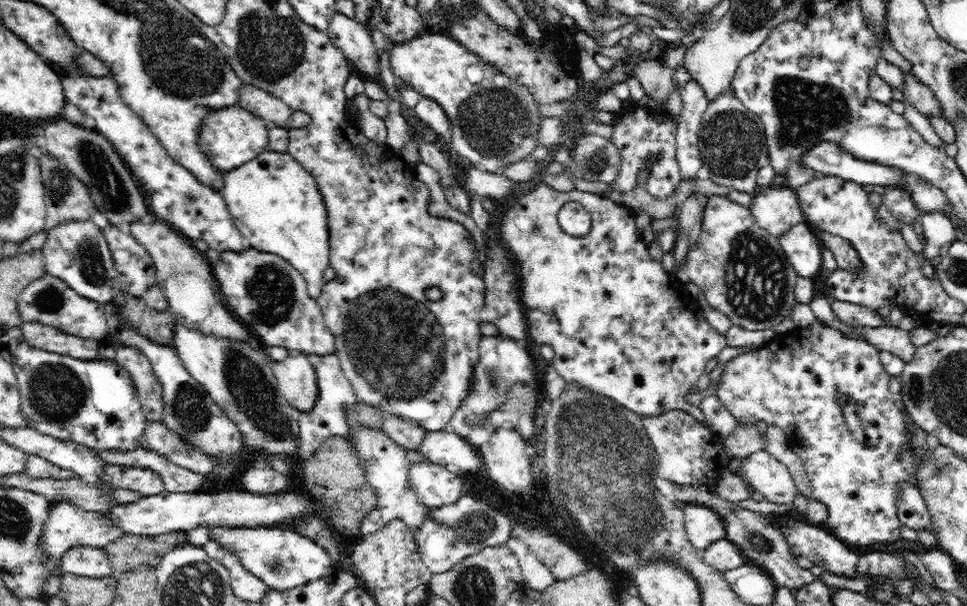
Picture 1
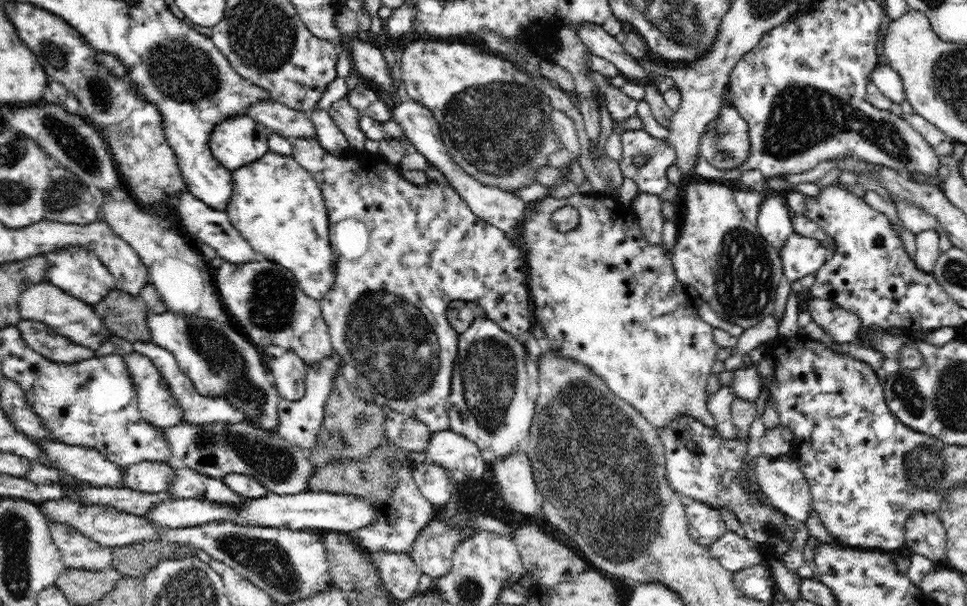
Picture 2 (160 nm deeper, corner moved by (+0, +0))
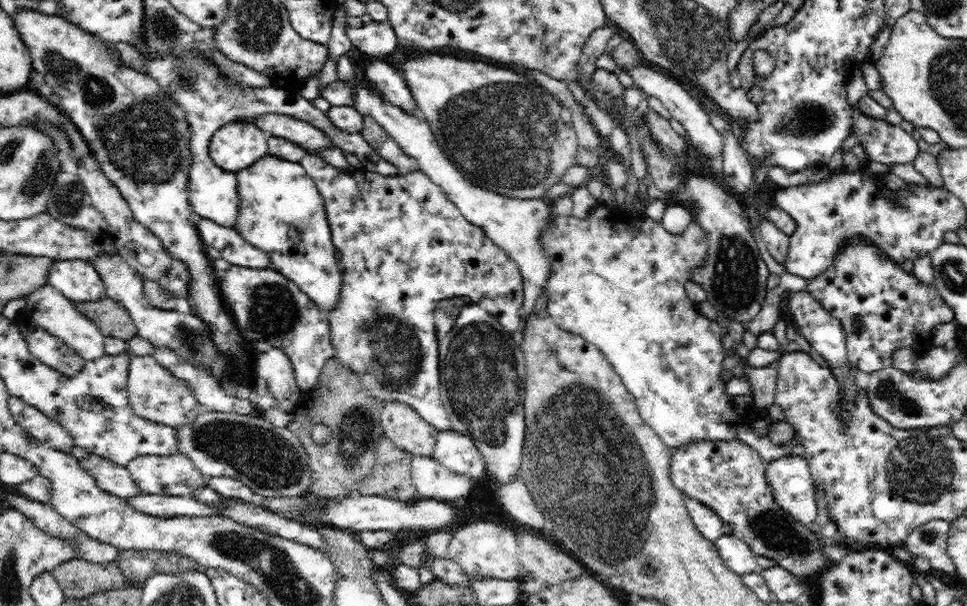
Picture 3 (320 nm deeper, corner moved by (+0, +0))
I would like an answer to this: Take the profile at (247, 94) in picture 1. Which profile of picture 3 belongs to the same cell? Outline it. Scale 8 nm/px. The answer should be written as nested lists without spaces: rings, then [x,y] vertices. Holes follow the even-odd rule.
[[[269,113],[249,120],[269,136],[294,142],[308,153],[315,154],[317,151],[334,146],[331,139],[322,130],[296,117]]]

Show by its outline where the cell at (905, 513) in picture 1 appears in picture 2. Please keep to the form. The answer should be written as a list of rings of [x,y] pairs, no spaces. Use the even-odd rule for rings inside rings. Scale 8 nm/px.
[[[914,512],[904,526],[905,551],[922,555],[934,564],[946,559],[946,529],[937,513]]]

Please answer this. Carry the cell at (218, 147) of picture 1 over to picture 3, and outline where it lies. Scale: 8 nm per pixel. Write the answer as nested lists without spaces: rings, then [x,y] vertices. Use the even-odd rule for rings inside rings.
[[[250,120],[225,124],[212,136],[212,162],[234,173],[268,155],[269,135]]]

